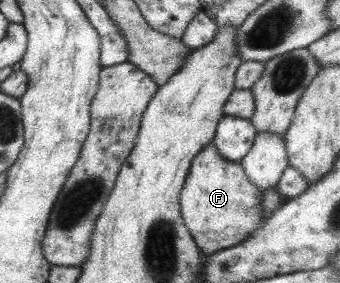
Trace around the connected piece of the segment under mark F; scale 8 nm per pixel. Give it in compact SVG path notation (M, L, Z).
M213 142L206 143L191 160L179 196L180 216L196 246L207 255L248 239L261 223L261 191L244 174L239 162L223 159Z

